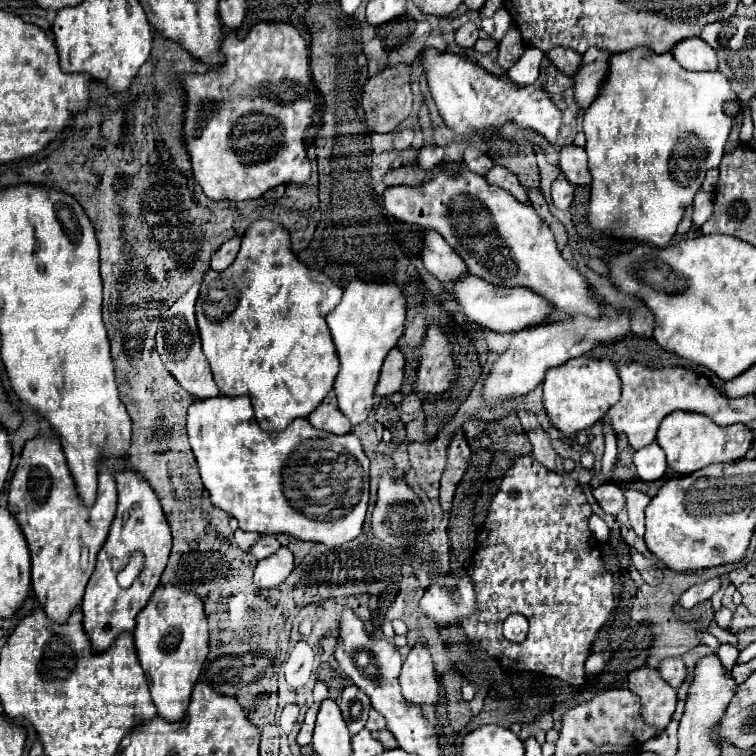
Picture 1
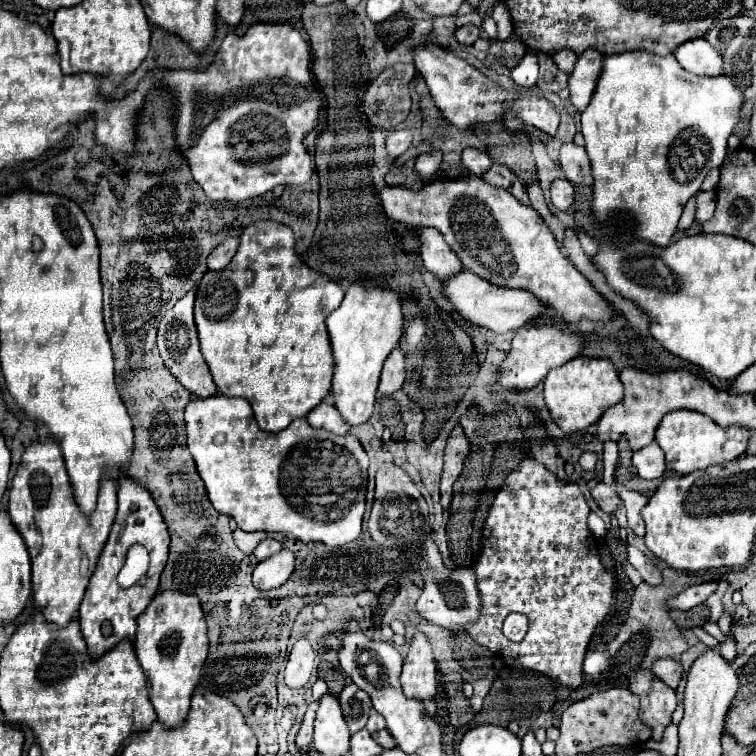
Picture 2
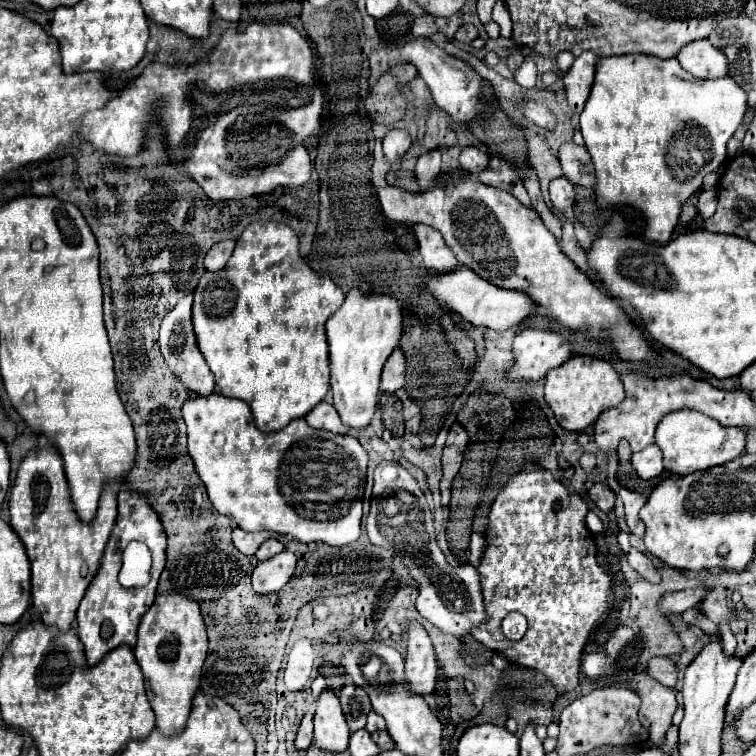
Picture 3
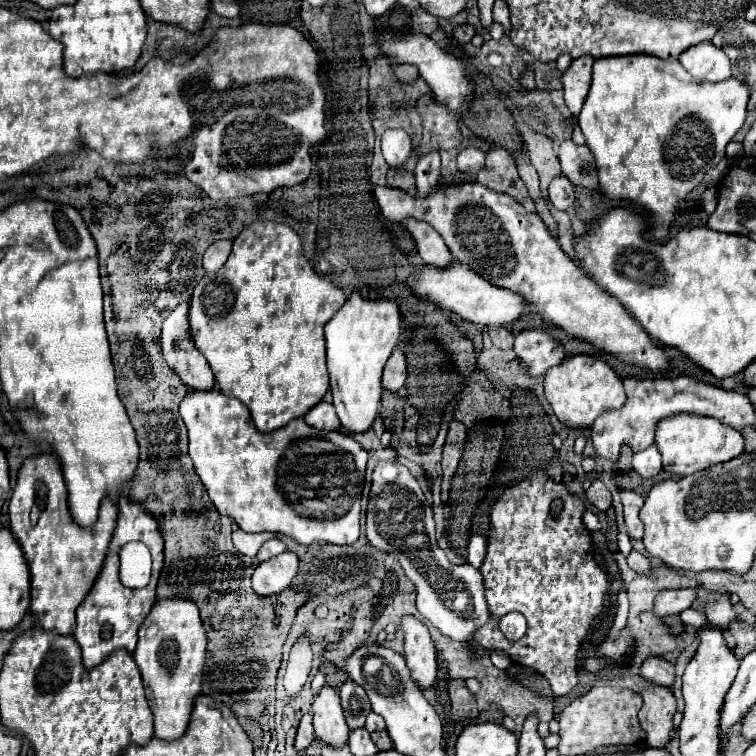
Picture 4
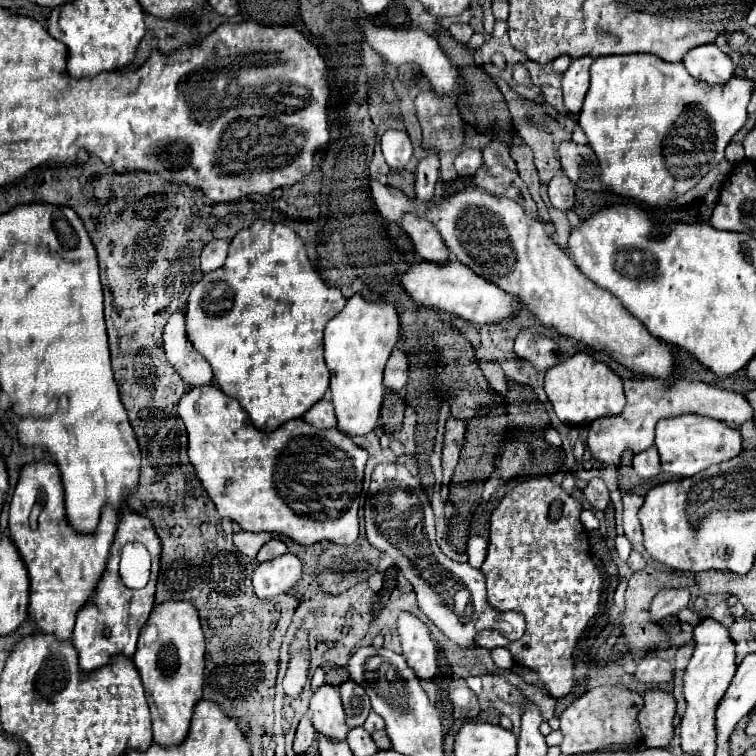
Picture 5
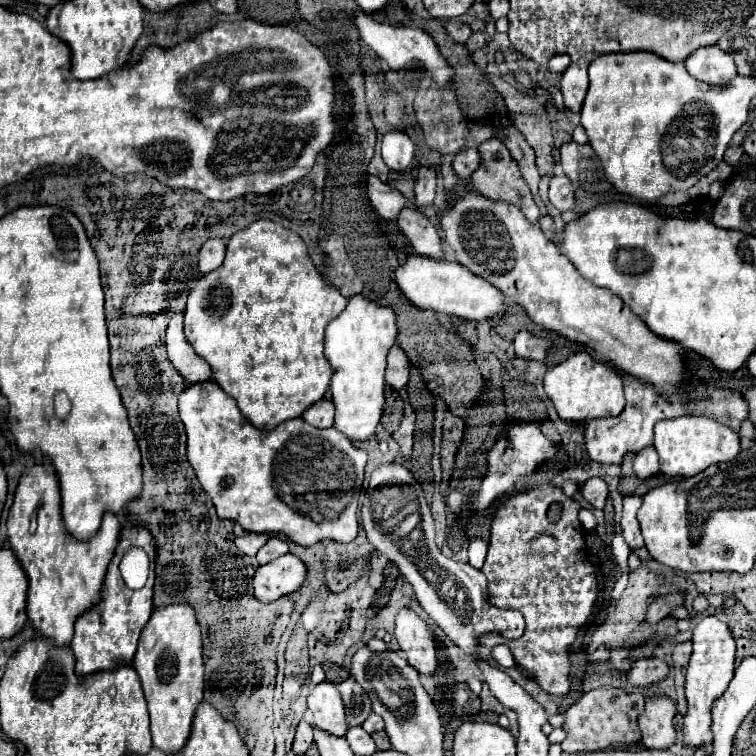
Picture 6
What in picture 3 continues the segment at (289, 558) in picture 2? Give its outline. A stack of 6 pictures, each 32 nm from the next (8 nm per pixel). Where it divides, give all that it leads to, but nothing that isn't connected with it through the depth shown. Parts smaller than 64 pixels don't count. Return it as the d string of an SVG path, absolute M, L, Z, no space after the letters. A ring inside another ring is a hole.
M284 550L270 560L260 562L252 572L252 588L260 594L278 592L292 580L296 572L296 562L298 558L290 550Z

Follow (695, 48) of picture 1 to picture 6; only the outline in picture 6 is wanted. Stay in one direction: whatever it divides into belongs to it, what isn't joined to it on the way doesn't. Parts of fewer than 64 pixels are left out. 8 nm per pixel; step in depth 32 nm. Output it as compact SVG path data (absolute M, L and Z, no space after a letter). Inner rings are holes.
M708 46L708 48L700 48L694 54L688 56L686 64L688 72L706 84L728 84L736 74L736 64L732 60L732 56L724 50L720 50L718 46Z

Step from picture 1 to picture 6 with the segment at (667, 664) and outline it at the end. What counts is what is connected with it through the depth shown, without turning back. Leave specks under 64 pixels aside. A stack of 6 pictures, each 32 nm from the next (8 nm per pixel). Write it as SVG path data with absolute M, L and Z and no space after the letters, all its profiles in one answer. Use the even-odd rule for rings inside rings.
M646 658L646 660L638 660L626 672L626 678L628 678L630 686L642 688L642 686L648 686L652 682L660 682L662 678L666 678L666 674L668 674L668 664L664 660Z

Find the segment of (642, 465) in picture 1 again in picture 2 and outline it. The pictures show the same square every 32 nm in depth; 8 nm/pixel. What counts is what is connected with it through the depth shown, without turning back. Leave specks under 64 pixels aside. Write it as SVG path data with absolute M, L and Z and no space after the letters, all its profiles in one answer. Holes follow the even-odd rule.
M656 442L634 452L632 464L636 466L638 476L644 478L644 480L660 478L664 474L664 468L666 468L664 466L664 452L660 450L660 446Z

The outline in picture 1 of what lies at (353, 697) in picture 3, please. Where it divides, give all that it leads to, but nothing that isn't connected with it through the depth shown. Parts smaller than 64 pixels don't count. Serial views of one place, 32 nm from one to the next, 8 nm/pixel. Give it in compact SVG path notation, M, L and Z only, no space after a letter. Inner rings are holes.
M352 684L352 686L346 686L340 694L340 710L350 728L350 734L354 736L366 726L368 712L370 712L370 700L360 688Z

